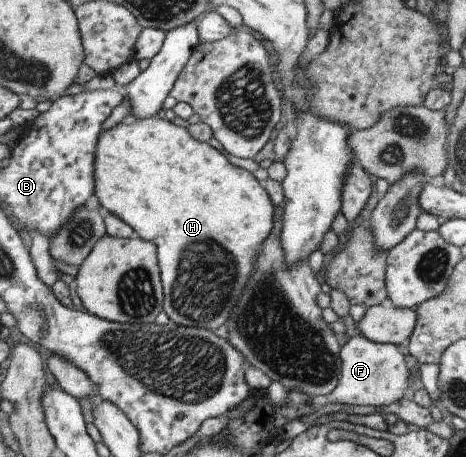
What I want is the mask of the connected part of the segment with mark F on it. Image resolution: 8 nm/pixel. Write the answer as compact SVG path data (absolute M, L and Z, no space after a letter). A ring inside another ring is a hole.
M357 334L343 338L339 348L340 377L336 387L328 393L326 399L330 405L390 405L398 401L408 387L408 367L404 356L395 345L379 344L368 341L367 337Z

